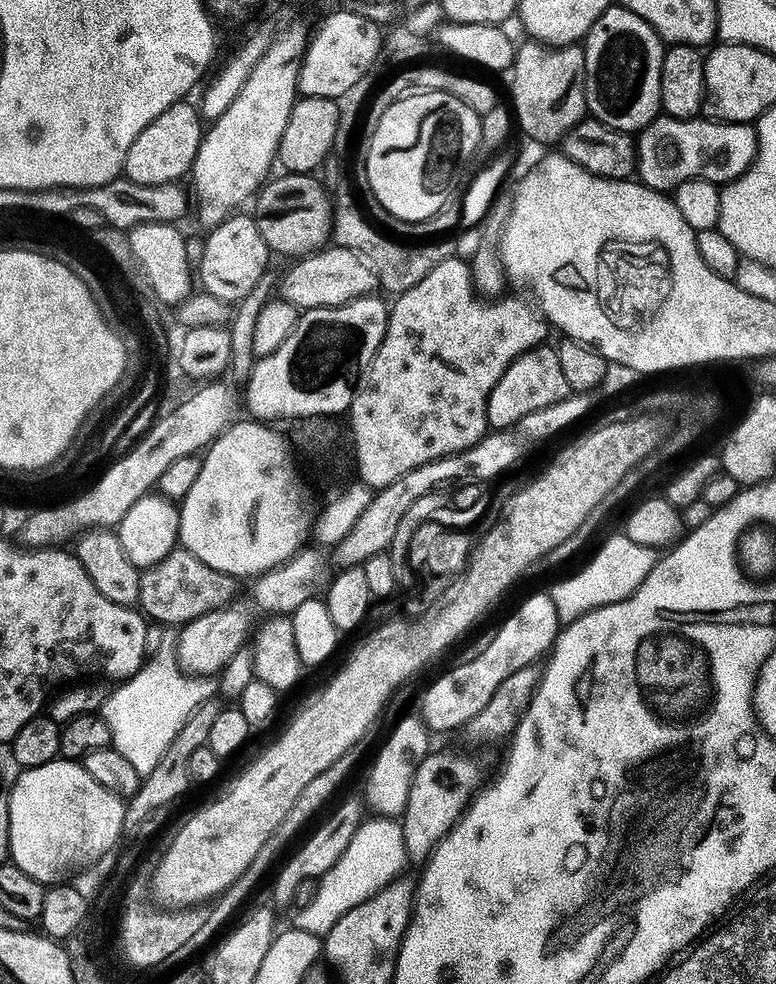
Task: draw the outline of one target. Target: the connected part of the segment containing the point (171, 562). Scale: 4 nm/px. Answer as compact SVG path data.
M183 546L172 549L162 562L143 569L140 573L138 608L149 621L183 626L207 612L217 612L237 599L237 577L206 566Z

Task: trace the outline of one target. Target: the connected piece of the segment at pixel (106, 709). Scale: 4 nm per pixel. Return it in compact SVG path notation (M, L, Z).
M145 663L139 672L113 687L104 701L102 715L110 726L112 747L134 766L141 778L154 770L192 712L218 692L217 681L212 676L193 676L183 671L179 663L171 663Z

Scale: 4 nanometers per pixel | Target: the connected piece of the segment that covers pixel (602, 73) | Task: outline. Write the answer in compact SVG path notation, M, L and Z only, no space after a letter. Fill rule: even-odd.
M610 6L596 19L582 47L586 53L584 89L591 119L629 134L636 134L639 128L640 131L647 129L649 122L662 112L660 67L666 45L659 34L642 22L638 14ZM616 52L620 56L616 56Z

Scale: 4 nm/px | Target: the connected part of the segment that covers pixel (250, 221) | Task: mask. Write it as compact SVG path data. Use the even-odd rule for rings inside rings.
M233 214L204 236L206 251L198 269L198 284L203 291L227 302L235 302L254 290L254 282L269 271L270 250L258 234L258 226L251 215Z

